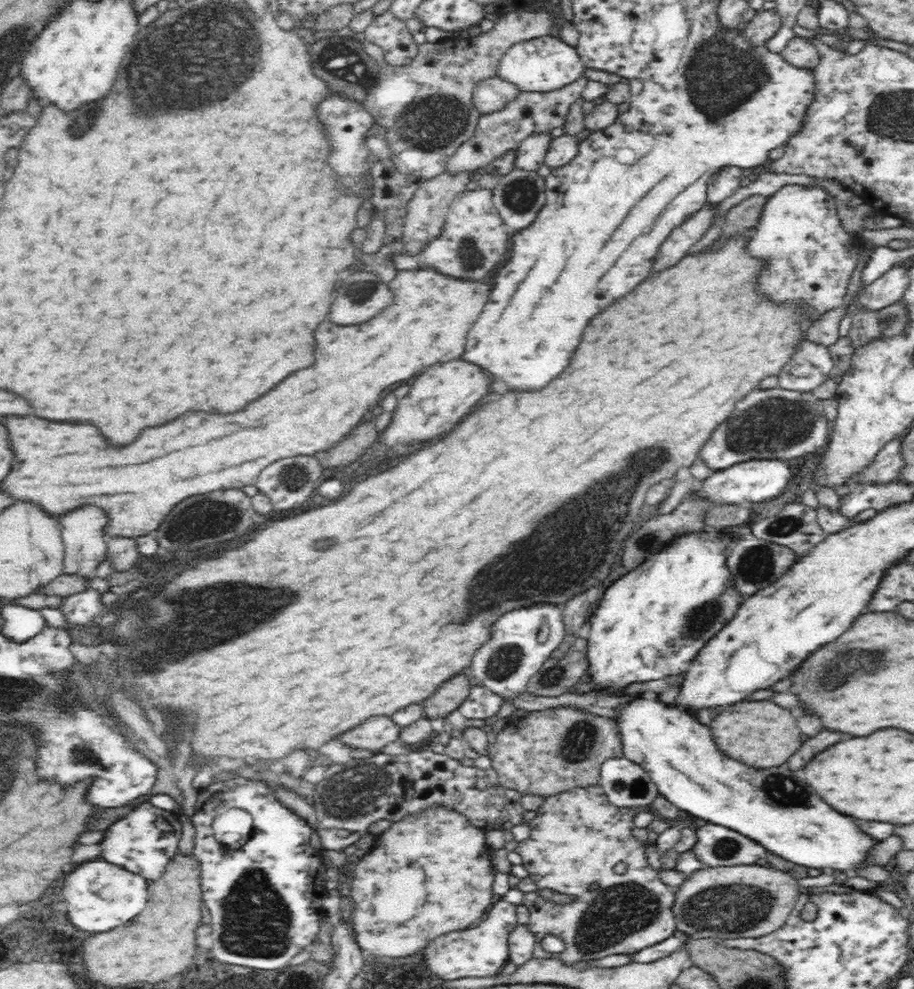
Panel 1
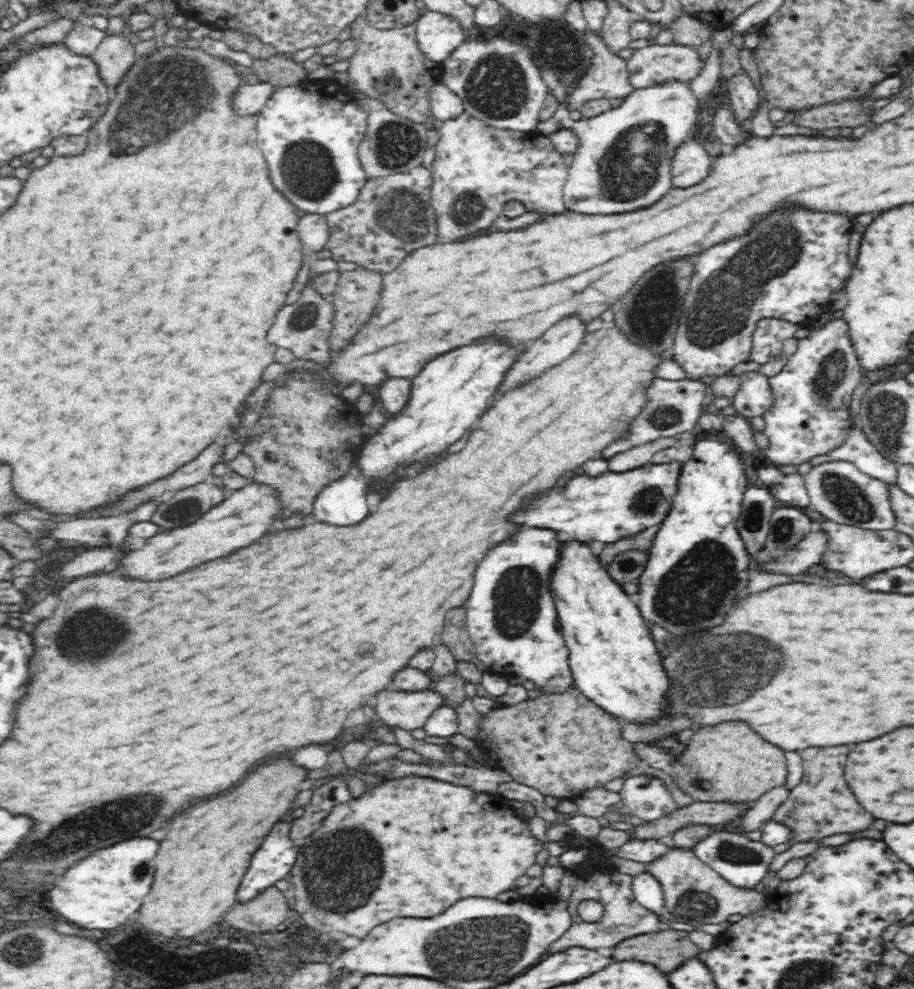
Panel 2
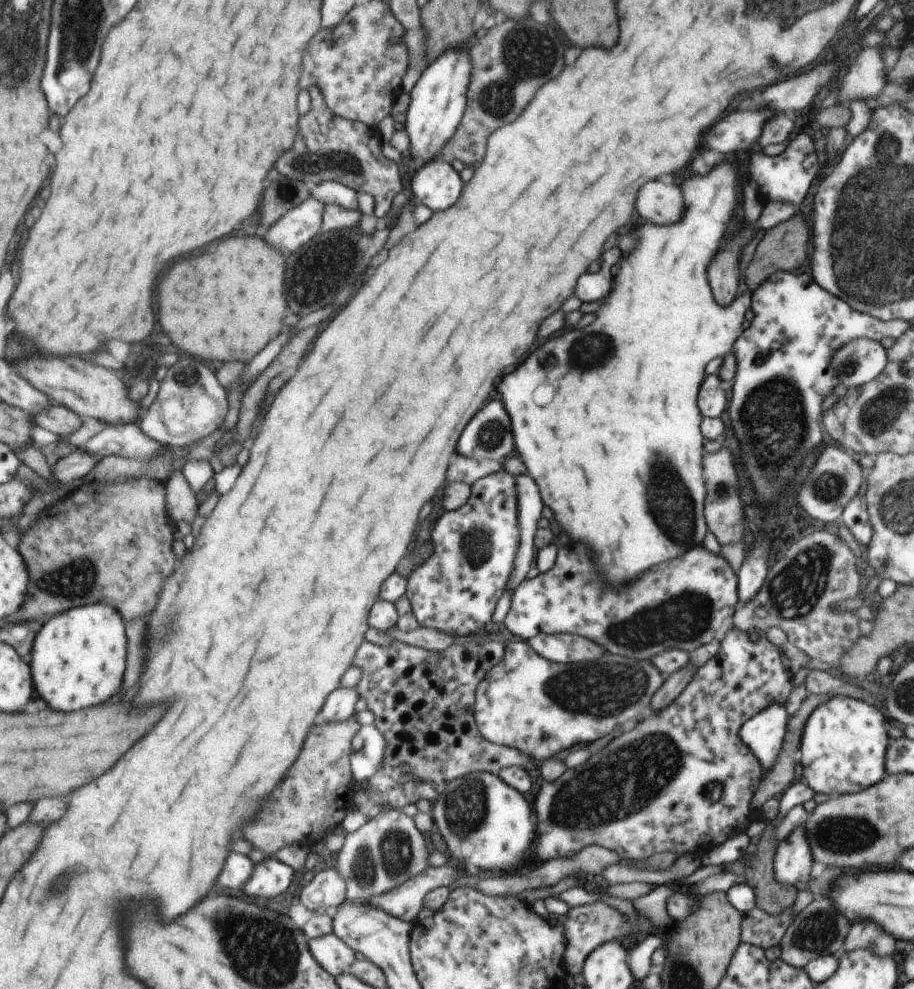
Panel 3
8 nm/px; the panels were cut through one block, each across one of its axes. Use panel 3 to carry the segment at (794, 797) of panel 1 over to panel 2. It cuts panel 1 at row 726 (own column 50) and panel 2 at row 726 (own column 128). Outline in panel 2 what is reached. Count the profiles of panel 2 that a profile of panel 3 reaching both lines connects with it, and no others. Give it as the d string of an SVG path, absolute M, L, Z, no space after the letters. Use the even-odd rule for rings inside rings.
M568 539L561 550L561 559L553 574L552 590L557 605L561 631L569 650L568 664L572 675L572 684L590 702L618 720L630 722L626 726L637 728L660 728L666 726L666 720L672 718L670 704L670 678L662 666L662 656L656 650L652 640L650 626L640 616L638 607L630 601L610 575L603 568L598 557L592 555L589 548L579 541Z

